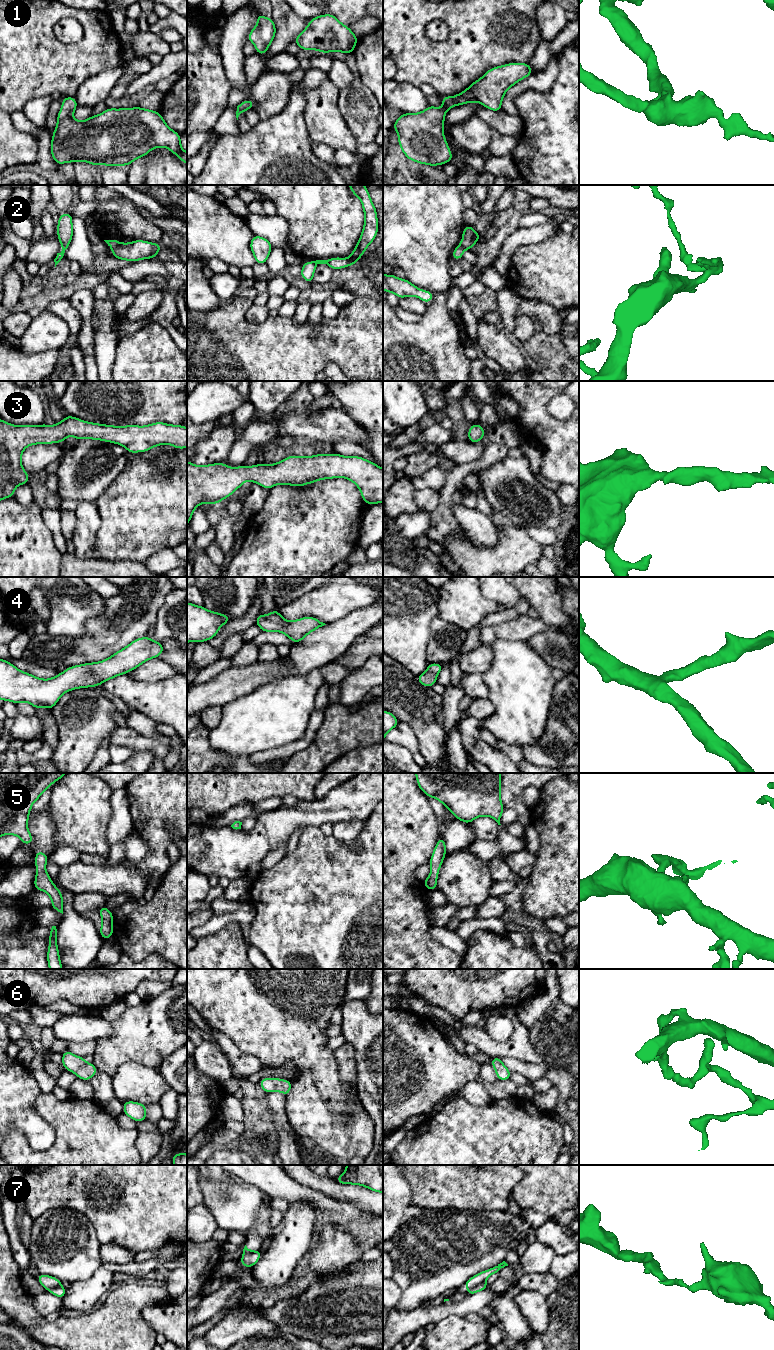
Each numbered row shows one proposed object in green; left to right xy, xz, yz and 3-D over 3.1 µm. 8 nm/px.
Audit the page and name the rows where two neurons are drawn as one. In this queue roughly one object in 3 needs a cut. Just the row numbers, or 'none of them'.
2, 7

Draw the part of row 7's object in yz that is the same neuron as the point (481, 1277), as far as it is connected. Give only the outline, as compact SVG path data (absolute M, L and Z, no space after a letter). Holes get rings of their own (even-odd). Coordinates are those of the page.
M503 1261L502 1263L496 1265L490 1269L484 1270L474 1276L472 1276L470 1279L468 1279L463 1286L467 1289L467 1291L470 1291L475 1286L479 1285L480 1283L485 1282L486 1279L490 1275L492 1275L492 1274L498 1275L499 1271L502 1268L504 1268L505 1266L508 1266L508 1264L505 1261Z

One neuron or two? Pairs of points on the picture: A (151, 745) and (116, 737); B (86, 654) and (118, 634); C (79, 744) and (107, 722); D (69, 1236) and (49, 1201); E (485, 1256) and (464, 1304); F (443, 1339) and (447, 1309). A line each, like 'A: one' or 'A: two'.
A: one
B: one
C: one
D: two
E: two
F: two

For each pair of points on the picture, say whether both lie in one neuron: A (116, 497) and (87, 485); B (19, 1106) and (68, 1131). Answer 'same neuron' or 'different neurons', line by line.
A: different neurons
B: different neurons

